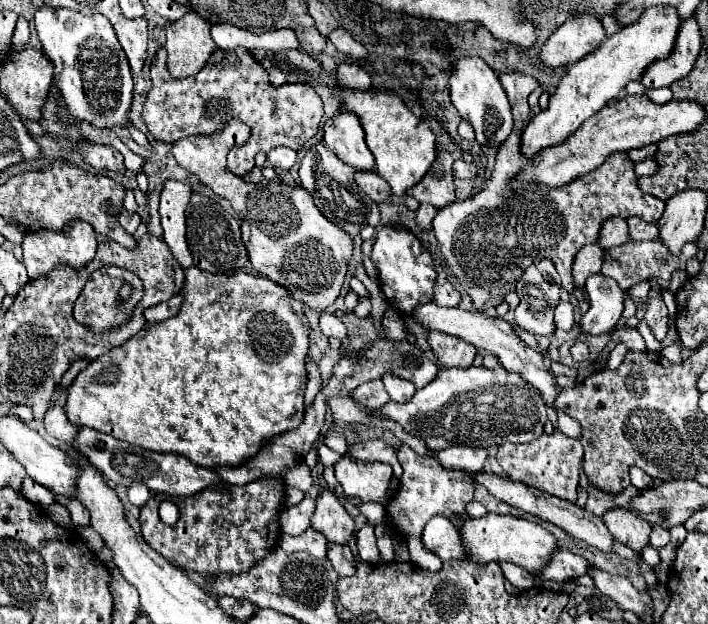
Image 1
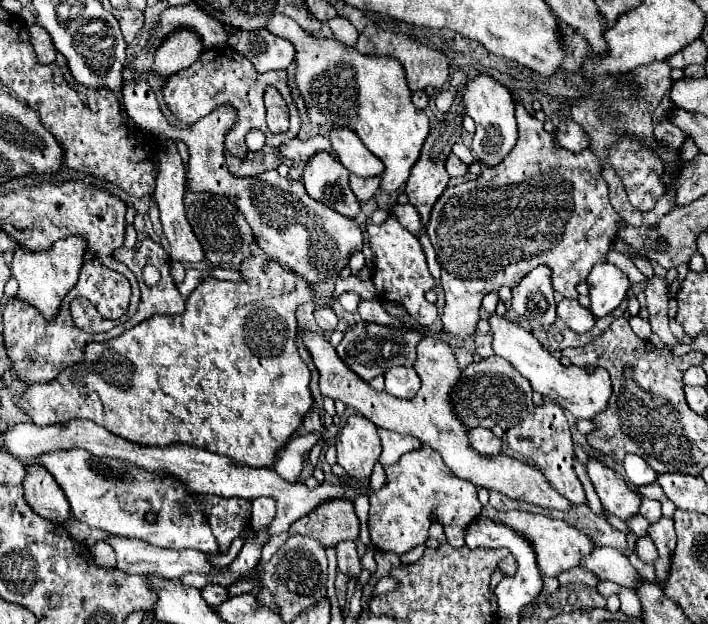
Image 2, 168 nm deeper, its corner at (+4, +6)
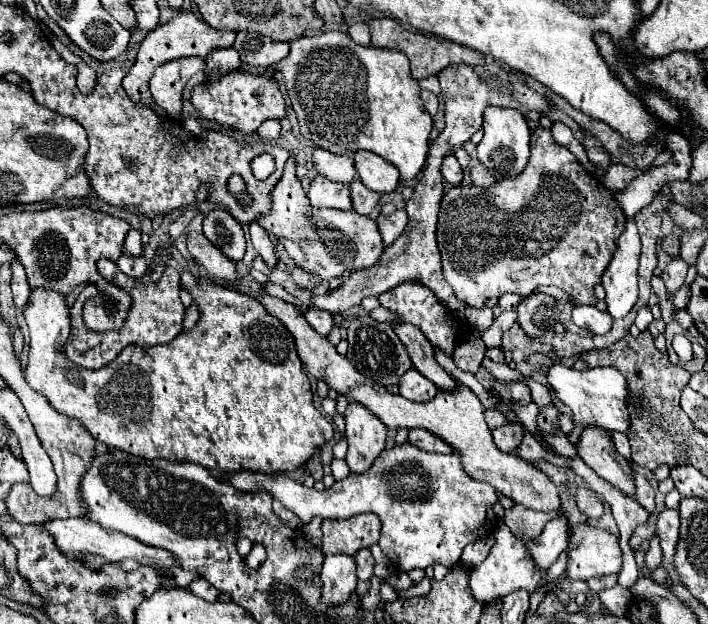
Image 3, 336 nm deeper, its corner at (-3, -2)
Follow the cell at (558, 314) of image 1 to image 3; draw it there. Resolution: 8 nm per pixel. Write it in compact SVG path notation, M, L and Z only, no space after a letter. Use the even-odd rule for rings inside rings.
M579 305L573 307L571 313L571 321L579 327L579 329L587 329L593 335L605 335L611 329L611 315L607 315L607 311L597 311L593 305Z

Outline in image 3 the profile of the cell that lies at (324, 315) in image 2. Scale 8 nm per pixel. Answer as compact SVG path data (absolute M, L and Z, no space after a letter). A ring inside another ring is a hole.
M309 309L307 313L305 313L305 319L309 321L309 325L319 333L319 335L323 335L323 337L327 337L329 333L331 333L331 329L333 329L333 315L331 313L327 313L327 311L319 311L319 309Z

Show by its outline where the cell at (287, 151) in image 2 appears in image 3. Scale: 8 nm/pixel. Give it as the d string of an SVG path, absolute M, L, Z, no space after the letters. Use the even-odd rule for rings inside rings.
M313 149L313 167L339 183L351 183L355 179L355 165L349 155L333 155L323 149Z

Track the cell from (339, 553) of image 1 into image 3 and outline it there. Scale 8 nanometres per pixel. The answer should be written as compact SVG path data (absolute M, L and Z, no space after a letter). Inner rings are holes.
M361 549L355 553L355 563L357 563L357 579L359 581L369 581L373 575L373 557L369 549Z

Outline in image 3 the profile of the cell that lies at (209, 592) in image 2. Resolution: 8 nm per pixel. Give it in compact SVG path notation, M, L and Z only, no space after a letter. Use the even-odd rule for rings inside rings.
M203 577L201 579L195 579L191 585L189 585L191 593L205 599L205 601L217 601L219 597L219 591L215 591L215 587L211 587L211 583L207 583Z

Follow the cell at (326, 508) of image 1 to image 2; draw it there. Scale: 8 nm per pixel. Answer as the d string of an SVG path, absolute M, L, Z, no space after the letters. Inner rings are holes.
M334 499L326 501L302 519L298 519L290 531L288 537L294 533L304 533L316 541L320 541L324 547L336 547L340 541L356 539L360 533L360 519L354 511L352 501L346 499Z

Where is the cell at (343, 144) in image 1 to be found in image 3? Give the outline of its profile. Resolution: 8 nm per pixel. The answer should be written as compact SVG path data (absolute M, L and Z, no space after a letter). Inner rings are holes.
M357 151L351 157L355 159L355 169L361 183L365 183L371 191L377 193L395 191L399 183L399 171L391 163L387 163L385 159L371 151Z

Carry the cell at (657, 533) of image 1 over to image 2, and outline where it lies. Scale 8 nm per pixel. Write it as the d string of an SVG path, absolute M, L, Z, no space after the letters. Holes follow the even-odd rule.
M642 497L642 505L640 505L640 515L644 515L650 523L656 523L656 519L660 519L660 501L654 499L646 499Z

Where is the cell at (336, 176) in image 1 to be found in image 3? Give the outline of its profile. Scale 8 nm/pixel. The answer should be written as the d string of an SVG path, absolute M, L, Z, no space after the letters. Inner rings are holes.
M317 175L311 181L311 189L309 189L307 197L313 207L331 207L331 209L341 209L341 211L353 209L349 185L335 183L335 181L327 179L325 175Z

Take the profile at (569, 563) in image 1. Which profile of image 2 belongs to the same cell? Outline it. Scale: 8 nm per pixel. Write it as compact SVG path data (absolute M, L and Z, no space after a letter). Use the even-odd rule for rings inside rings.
M598 547L588 559L584 559L584 563L580 563L580 567L590 569L600 579L614 581L628 589L634 589L642 581L638 571L630 565L628 557L614 547Z

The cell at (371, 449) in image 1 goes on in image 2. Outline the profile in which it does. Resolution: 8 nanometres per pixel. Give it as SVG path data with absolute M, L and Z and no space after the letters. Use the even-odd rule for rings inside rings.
M380 429L380 437L382 437L382 449L384 449L384 465L396 463L404 453L416 451L424 445L418 437L402 435L396 431L386 431L386 429Z

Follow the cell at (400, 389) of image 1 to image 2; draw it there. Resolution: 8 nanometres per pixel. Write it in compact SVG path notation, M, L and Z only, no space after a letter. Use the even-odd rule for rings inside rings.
M394 366L386 371L386 391L400 399L412 399L420 389L420 377L413 367Z

